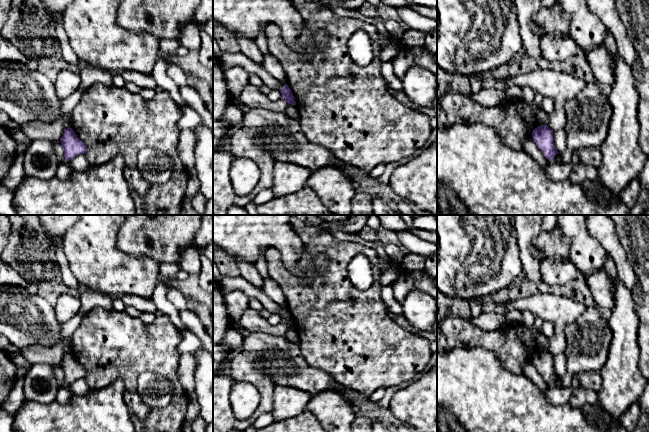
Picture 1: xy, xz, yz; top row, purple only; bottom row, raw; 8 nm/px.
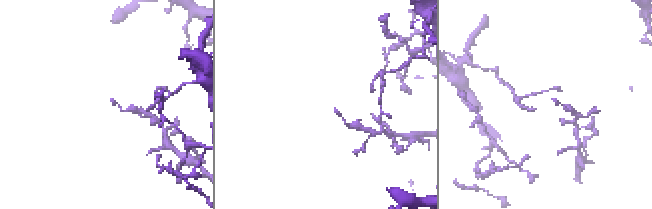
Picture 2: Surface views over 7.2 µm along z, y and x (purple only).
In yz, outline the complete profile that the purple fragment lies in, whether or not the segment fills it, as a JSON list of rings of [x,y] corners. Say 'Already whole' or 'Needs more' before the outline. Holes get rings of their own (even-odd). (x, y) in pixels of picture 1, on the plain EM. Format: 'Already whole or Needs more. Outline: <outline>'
Already whole. Outline: [[[547,349],[538,350],[532,356],[534,366],[549,385],[559,377],[554,369],[553,356]]]

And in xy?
Already whole. Outline: [[[72,352],[64,353],[61,362],[61,369],[64,373],[65,385],[69,385],[78,379],[86,378],[86,369],[77,361]]]

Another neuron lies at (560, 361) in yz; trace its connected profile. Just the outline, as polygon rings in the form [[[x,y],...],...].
[[[564,353],[553,356],[554,369],[559,377],[564,377],[567,372],[567,358]]]

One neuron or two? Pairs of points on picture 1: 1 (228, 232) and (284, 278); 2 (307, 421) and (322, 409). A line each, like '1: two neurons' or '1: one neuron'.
1: two neurons
2: two neurons

